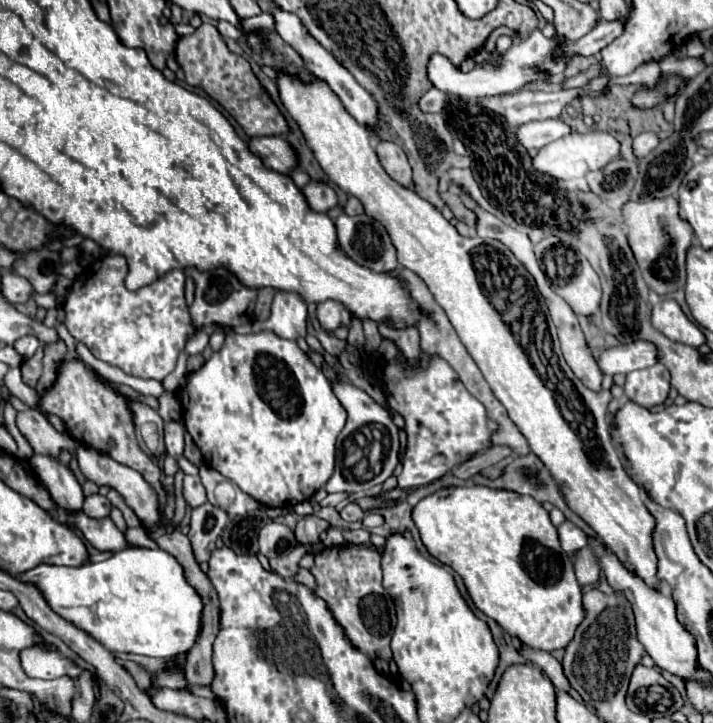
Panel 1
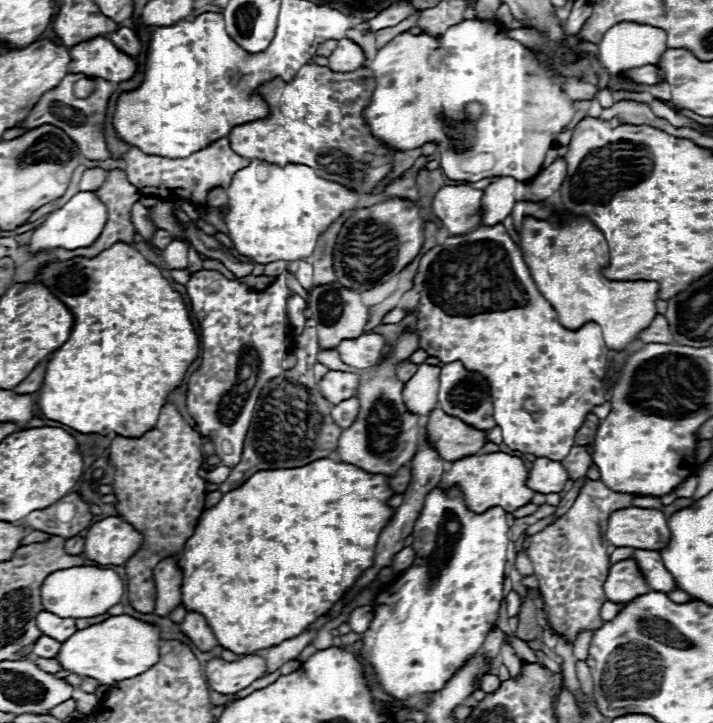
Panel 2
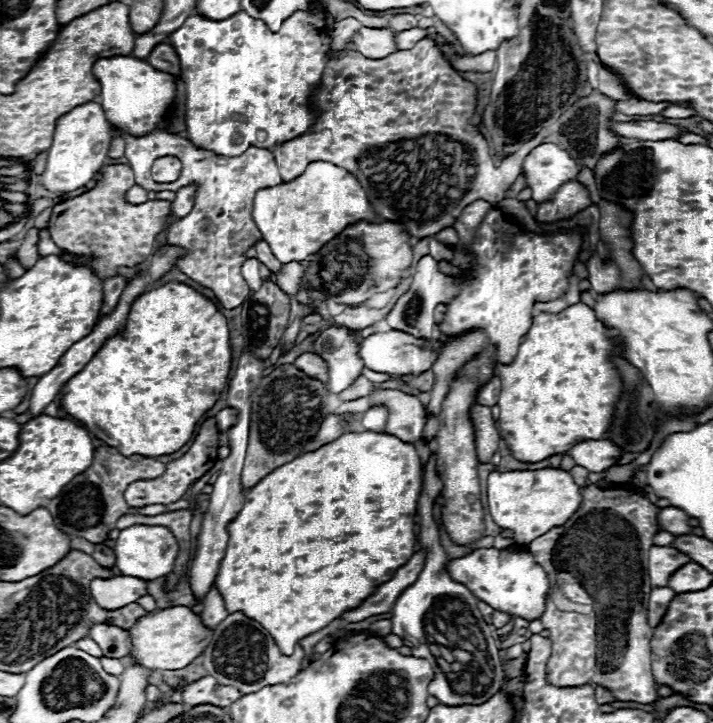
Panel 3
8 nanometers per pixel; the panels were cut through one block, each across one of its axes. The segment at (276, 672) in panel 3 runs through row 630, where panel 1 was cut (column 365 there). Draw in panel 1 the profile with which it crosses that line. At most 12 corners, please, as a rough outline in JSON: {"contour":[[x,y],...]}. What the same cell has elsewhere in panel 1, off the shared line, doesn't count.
{"contour":[[368,214],[336,218],[338,248],[372,272],[398,268],[386,228]]}

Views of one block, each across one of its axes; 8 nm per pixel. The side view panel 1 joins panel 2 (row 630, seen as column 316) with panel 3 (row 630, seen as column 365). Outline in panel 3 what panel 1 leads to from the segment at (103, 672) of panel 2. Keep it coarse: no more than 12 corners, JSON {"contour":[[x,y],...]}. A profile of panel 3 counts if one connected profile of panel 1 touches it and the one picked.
{"contour":[[186,606],[138,618],[128,656],[184,668],[212,640]]}

